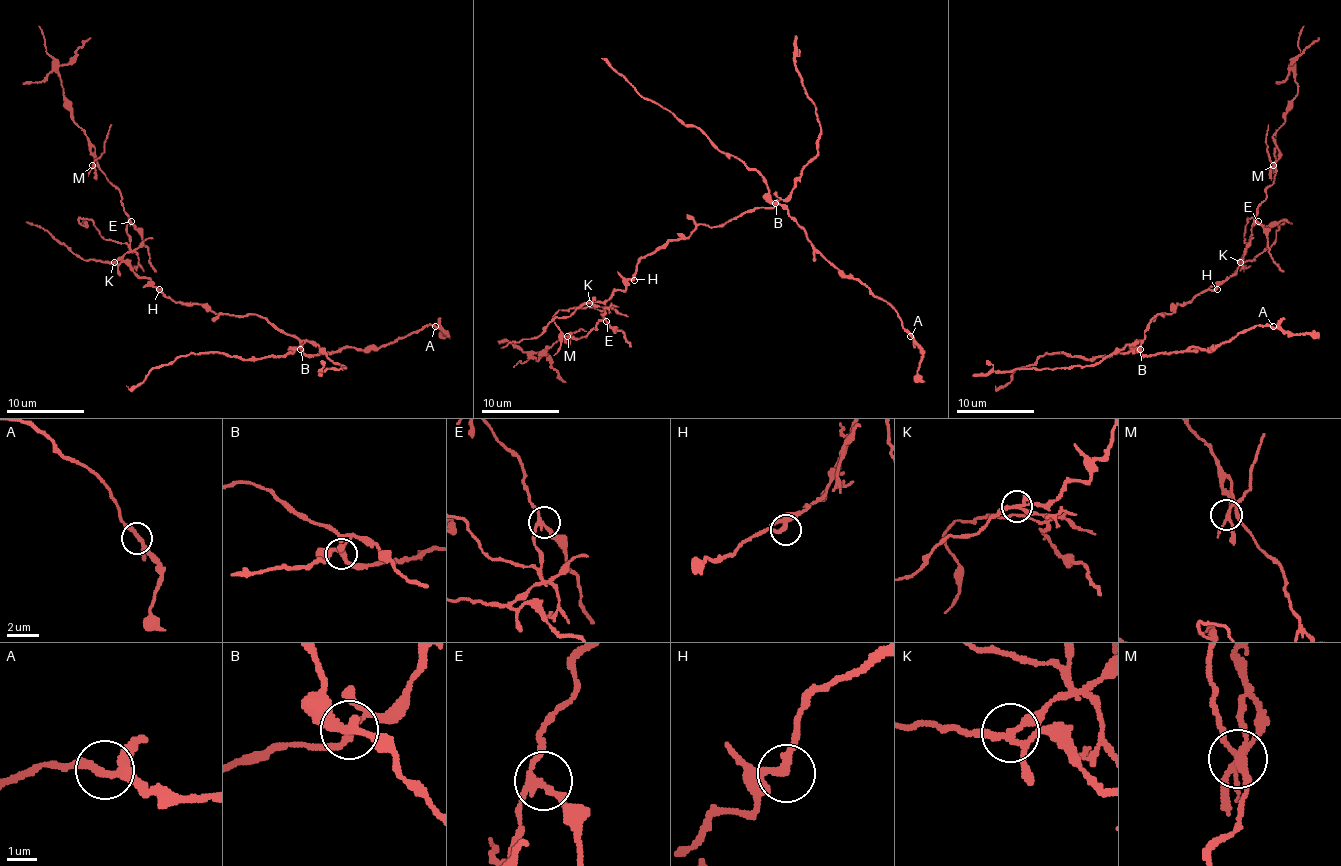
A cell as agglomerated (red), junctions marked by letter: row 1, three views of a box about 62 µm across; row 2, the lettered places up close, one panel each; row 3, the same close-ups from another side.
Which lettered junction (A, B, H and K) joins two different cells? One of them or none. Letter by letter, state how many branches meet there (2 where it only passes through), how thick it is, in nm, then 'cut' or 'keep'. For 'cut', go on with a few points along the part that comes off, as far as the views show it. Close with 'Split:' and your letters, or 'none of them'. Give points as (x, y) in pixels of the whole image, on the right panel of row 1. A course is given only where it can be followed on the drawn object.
A: 3 | 220 nm | keep
B: 4 | 280 nm | keep
H: 2 | 240 nm | keep
K: 4 | 240 nm | cut | (1240, 262), (1248, 248), (1254, 215), (1275, 176), (1275, 131), (1285, 122), (1297, 87), (1291, 63), (1318, 38)
Split: K

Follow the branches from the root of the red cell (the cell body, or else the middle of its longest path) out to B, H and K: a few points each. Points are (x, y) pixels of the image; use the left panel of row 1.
B: (192, 303), (207, 305), (215, 313), (264, 317), (291, 334), (301, 344), (301, 350)
H: (192, 303), (178, 303), (159, 289)
K: (192, 303), (170, 299), (147, 278), (139, 278), (123, 262), (114, 262)

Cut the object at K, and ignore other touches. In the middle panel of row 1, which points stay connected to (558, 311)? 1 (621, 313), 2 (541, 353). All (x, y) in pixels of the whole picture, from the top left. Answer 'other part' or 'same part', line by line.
1: same part
2: same part

